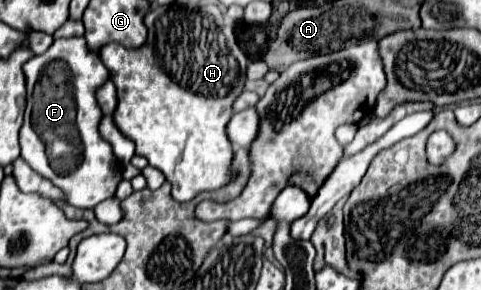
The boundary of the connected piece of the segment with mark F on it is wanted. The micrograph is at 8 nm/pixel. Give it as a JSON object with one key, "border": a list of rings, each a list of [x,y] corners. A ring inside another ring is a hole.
{"border":[[[60,38],[54,40],[48,52],[32,56],[24,64],[28,104],[24,112],[24,126],[20,130],[22,158],[32,170],[52,180],[68,196],[68,204],[76,208],[94,208],[106,198],[112,198],[120,172],[112,172],[114,152],[112,146],[100,138],[100,108],[96,104],[96,86],[108,80],[108,70],[96,52],[88,52],[84,38]],[[52,142],[64,142],[62,152],[68,164],[54,162]]]}

